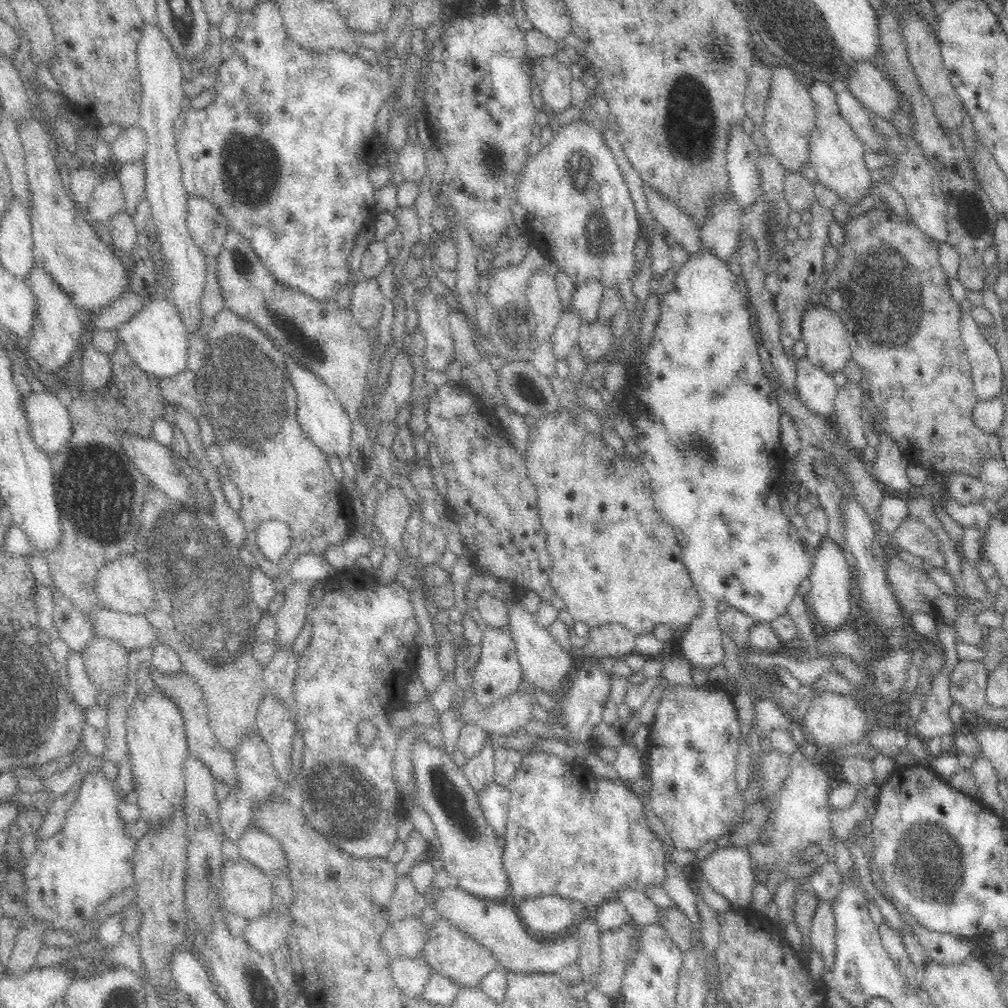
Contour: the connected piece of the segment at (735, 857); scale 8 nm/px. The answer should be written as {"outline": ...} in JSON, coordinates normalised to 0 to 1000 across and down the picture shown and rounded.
{"outline":[[[741,840],[711,841],[693,855],[704,880],[728,903],[743,899],[750,871]]]}

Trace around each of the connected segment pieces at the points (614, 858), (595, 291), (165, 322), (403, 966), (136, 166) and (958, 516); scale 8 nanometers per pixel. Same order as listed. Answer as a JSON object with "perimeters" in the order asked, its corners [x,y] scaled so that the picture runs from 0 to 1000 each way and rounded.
{"perimeters":[[[[526,747],[521,749],[517,756],[517,761],[512,765],[510,774],[503,780],[506,785],[505,807],[504,807],[504,823],[502,823],[502,843],[499,847],[498,857],[503,868],[503,873],[506,877],[506,887],[512,890],[514,895],[522,895],[538,889],[554,889],[561,891],[561,893],[567,895],[575,895],[581,902],[591,902],[595,897],[601,894],[609,894],[613,891],[613,887],[617,883],[631,883],[641,885],[643,881],[649,879],[658,880],[661,875],[660,853],[663,851],[661,838],[643,818],[640,809],[640,798],[647,786],[647,777],[645,773],[645,766],[641,765],[640,757],[638,758],[638,770],[634,777],[634,783],[625,784],[619,780],[613,772],[603,773],[601,771],[593,771],[591,773],[591,780],[585,784],[583,778],[579,776],[579,770],[575,770],[577,766],[569,766],[570,759],[562,757],[560,754],[552,751],[552,749],[537,747]]],[[[587,277],[570,283],[564,305],[573,311],[576,320],[589,320],[598,294],[597,284]]],[[[169,295],[150,297],[147,304],[132,311],[111,330],[115,339],[123,343],[131,360],[142,370],[156,376],[169,375],[186,366],[187,331]]],[[[417,946],[413,950],[398,949],[389,952],[387,964],[393,979],[401,986],[417,991],[419,980],[427,968],[428,961],[425,960],[421,948]]],[[[136,162],[117,164],[114,174],[119,180],[123,193],[123,210],[132,218],[135,215],[137,203],[143,198],[143,164]]],[[[939,495],[935,496],[933,501],[937,505],[938,510],[953,523],[968,522],[968,524],[971,524],[973,530],[978,528],[983,510],[978,507],[973,498],[954,502],[946,495]]]]}

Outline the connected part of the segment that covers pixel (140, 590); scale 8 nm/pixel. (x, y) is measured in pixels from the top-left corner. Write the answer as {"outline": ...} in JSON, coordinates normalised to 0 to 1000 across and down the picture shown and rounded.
{"outline":[[[135,548],[116,553],[101,562],[97,569],[95,569],[94,588],[99,602],[128,610],[141,610],[147,603],[151,603],[151,599],[153,599],[153,584],[143,560],[133,550]]]}

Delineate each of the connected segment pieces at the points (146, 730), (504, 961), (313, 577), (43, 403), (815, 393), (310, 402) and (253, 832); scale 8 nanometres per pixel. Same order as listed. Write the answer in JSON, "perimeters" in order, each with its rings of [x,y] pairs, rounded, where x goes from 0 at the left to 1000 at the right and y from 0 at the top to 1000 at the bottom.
{"perimeters":[[[[156,683],[147,688],[137,685],[135,688],[126,712],[127,754],[132,760],[130,768],[135,778],[132,791],[136,794],[140,812],[147,813],[152,821],[161,819],[184,790],[182,756],[188,750],[187,735],[183,709],[175,695]]],[[[447,877],[443,881],[432,884],[427,881],[423,887],[428,885],[432,886],[429,889],[431,900],[433,900],[432,917],[435,917],[437,913],[444,913],[445,917],[452,920],[454,924],[466,928],[473,937],[487,943],[500,964],[512,966],[558,965],[562,958],[572,955],[574,936],[567,923],[561,929],[551,930],[548,936],[538,937],[522,925],[514,910],[512,900],[493,897],[494,894],[470,891]]],[[[312,549],[298,550],[290,556],[288,563],[290,573],[306,584],[311,584],[312,580],[332,567],[319,550]]],[[[47,387],[24,394],[24,412],[42,448],[53,452],[67,444],[73,428],[67,404],[59,393]]],[[[800,352],[790,357],[790,391],[802,408],[823,416],[831,386],[827,374],[806,361]]],[[[282,352],[283,363],[287,374],[293,381],[296,390],[296,419],[304,434],[317,446],[323,454],[335,454],[338,458],[347,456],[349,446],[349,418],[336,401],[329,386],[319,380],[319,376],[308,369],[305,365],[298,364],[292,357]]],[[[252,818],[244,821],[234,838],[237,850],[253,857],[268,870],[285,863],[278,834]]]]}

